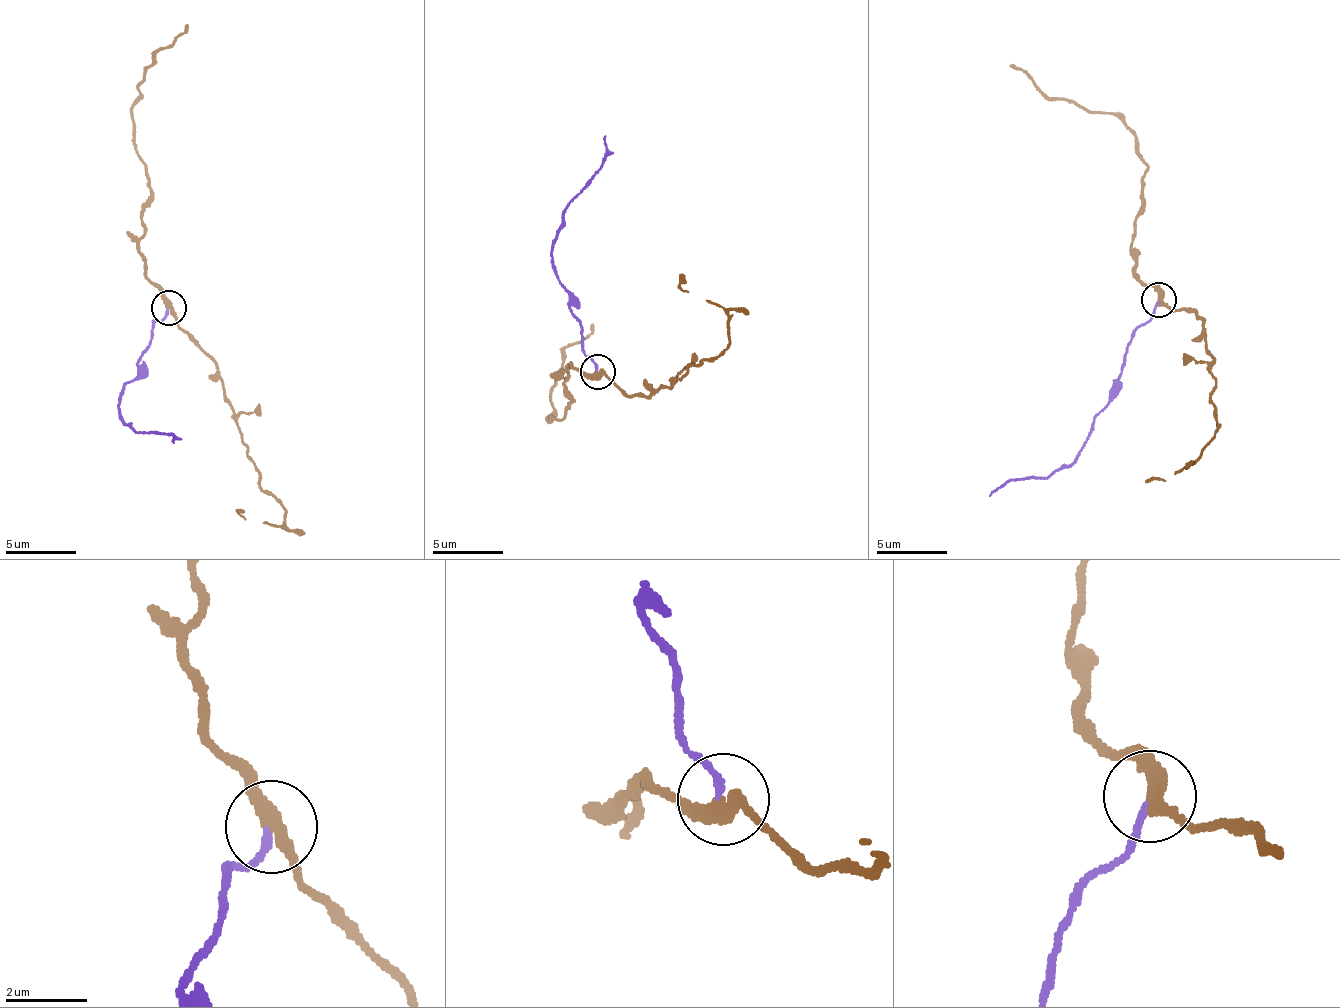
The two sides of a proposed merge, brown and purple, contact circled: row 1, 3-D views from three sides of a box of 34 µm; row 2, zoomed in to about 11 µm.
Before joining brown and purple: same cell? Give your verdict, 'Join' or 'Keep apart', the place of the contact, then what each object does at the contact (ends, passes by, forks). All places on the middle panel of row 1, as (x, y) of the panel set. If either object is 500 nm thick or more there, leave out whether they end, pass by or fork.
Keep apart. Place: (597, 372). At the ring brown passes by. At the ring purple ends

